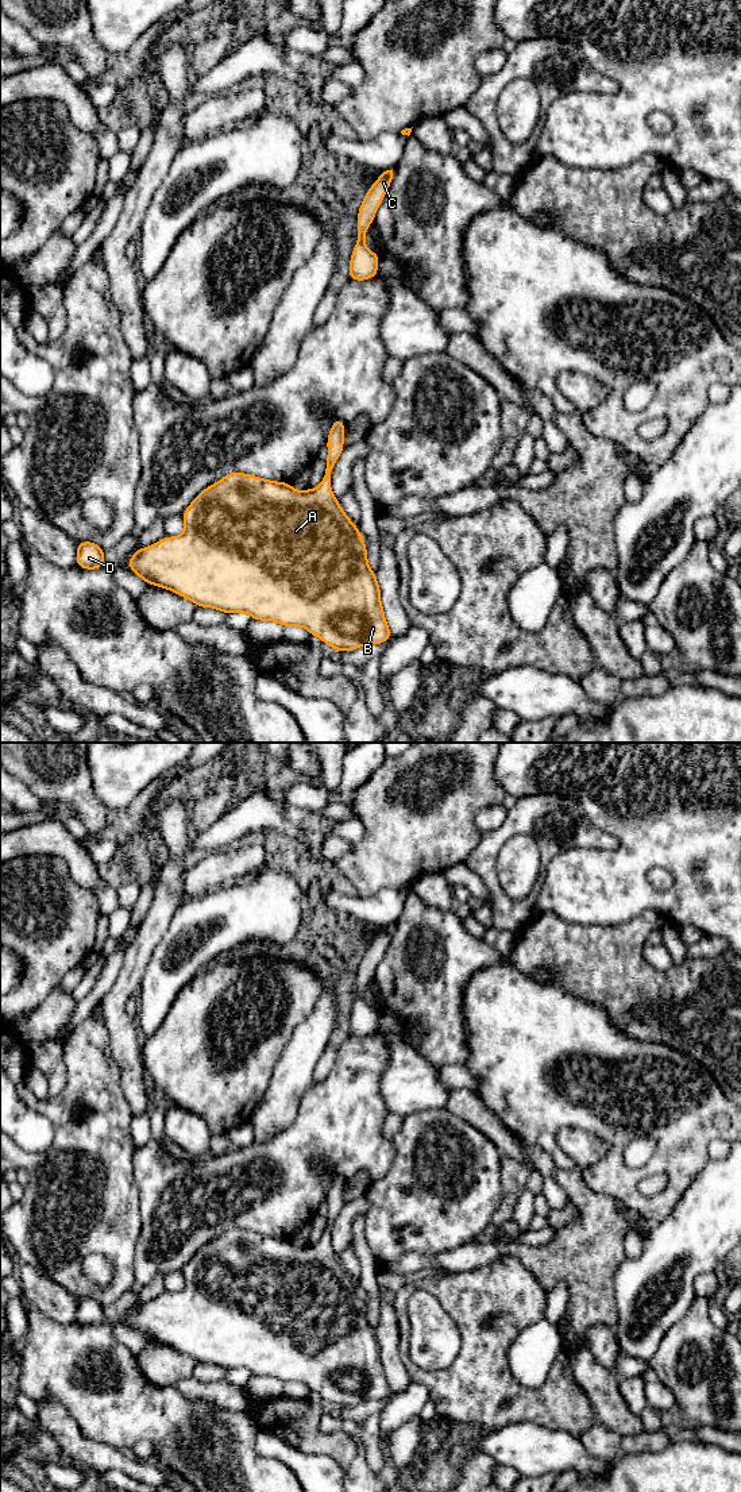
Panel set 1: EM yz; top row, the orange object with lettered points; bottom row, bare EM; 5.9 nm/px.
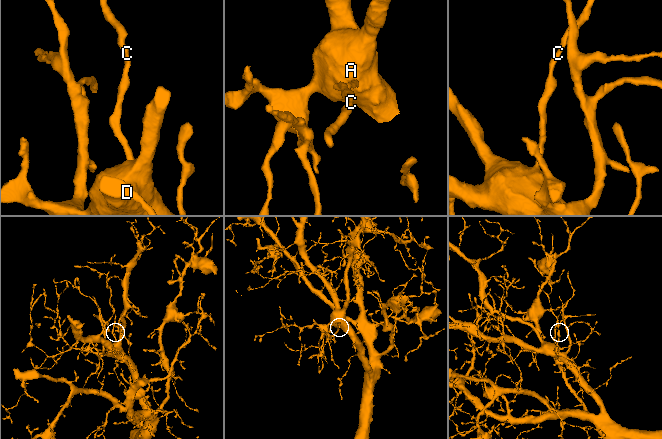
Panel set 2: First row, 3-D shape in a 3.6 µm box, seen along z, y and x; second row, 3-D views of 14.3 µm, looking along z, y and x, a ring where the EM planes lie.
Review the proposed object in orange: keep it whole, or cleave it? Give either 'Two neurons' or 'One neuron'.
One neuron

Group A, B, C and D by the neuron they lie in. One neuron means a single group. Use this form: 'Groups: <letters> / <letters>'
Groups: A B C D

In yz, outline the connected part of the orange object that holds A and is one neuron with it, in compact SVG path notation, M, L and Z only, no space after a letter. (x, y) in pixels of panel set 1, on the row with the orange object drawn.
M335 419L328 435L328 458L323 482L313 490L298 491L287 482L274 482L232 471L205 487L185 509L185 529L150 547L138 547L127 566L146 583L177 593L201 608L223 613L247 613L254 620L275 621L282 627L302 627L337 652L391 637L381 602L375 572L367 562L367 548L356 525L343 512L331 489L331 474L344 450L343 420Z

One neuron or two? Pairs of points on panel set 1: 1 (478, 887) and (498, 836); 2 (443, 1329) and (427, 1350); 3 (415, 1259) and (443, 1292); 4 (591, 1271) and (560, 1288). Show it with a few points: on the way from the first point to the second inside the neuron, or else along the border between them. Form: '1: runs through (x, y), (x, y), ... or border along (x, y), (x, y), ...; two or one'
1: border along (463, 862), (483, 883), (489, 901); two
2: runs through (437, 1334), (432, 1345); one
3: border along (428, 1271), (405, 1280); two
4: border along (562, 1279), (567, 1291), (564, 1313); two

